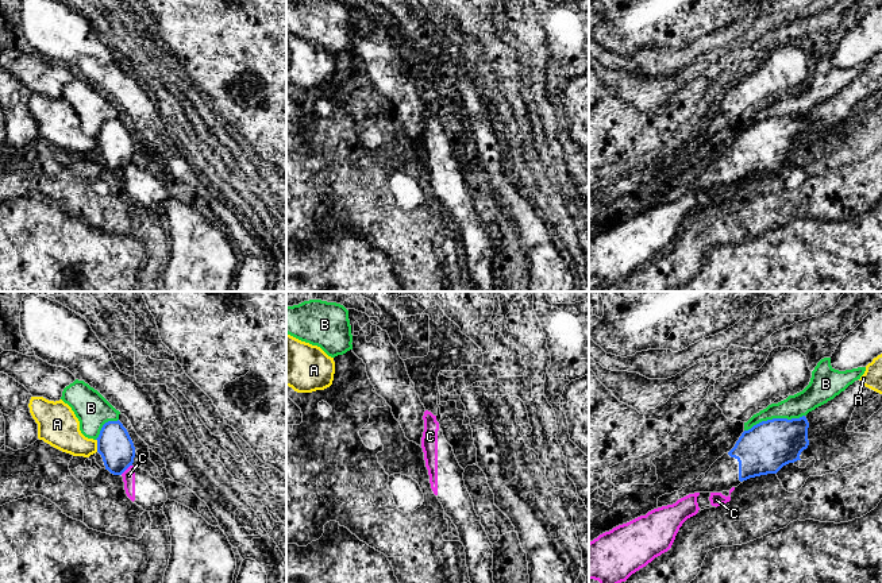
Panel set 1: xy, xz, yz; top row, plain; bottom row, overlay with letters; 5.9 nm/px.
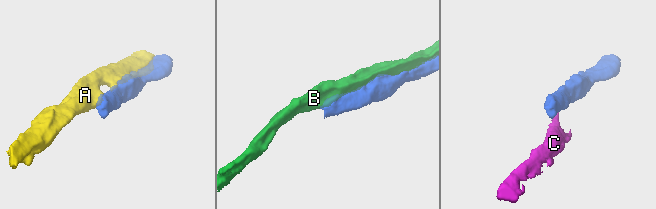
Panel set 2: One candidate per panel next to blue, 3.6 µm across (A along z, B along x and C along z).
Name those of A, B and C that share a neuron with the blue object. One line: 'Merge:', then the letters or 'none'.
Merge: none

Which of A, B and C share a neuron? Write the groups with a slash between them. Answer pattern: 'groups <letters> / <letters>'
groups A / B / C

